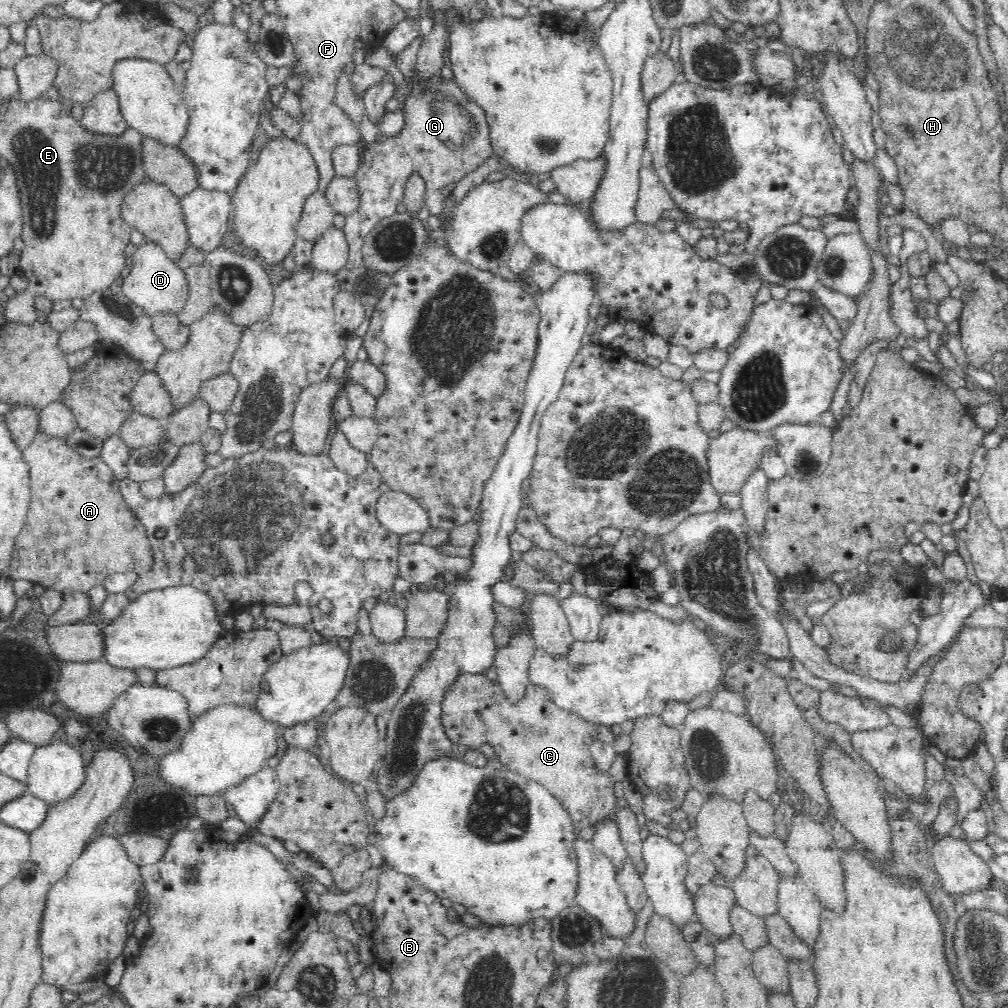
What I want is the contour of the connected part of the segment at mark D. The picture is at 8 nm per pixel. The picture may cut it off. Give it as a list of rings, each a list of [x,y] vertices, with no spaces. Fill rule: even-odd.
[[[146,240],[136,248],[131,259],[131,270],[123,278],[122,294],[136,303],[147,315],[180,312],[188,300],[188,281],[185,271],[177,265],[164,250],[153,241]]]

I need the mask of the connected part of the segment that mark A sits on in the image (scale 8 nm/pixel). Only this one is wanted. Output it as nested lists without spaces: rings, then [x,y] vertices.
[[[42,431],[23,448],[23,455],[30,466],[32,496],[26,524],[12,544],[11,560],[4,574],[13,581],[29,580],[45,589],[66,593],[70,590],[87,592],[96,584],[102,584],[108,574],[127,571],[137,575],[150,570],[152,551],[145,526],[124,498],[112,469],[100,457],[86,458],[76,452],[76,448],[68,446],[66,438],[50,436]]]

